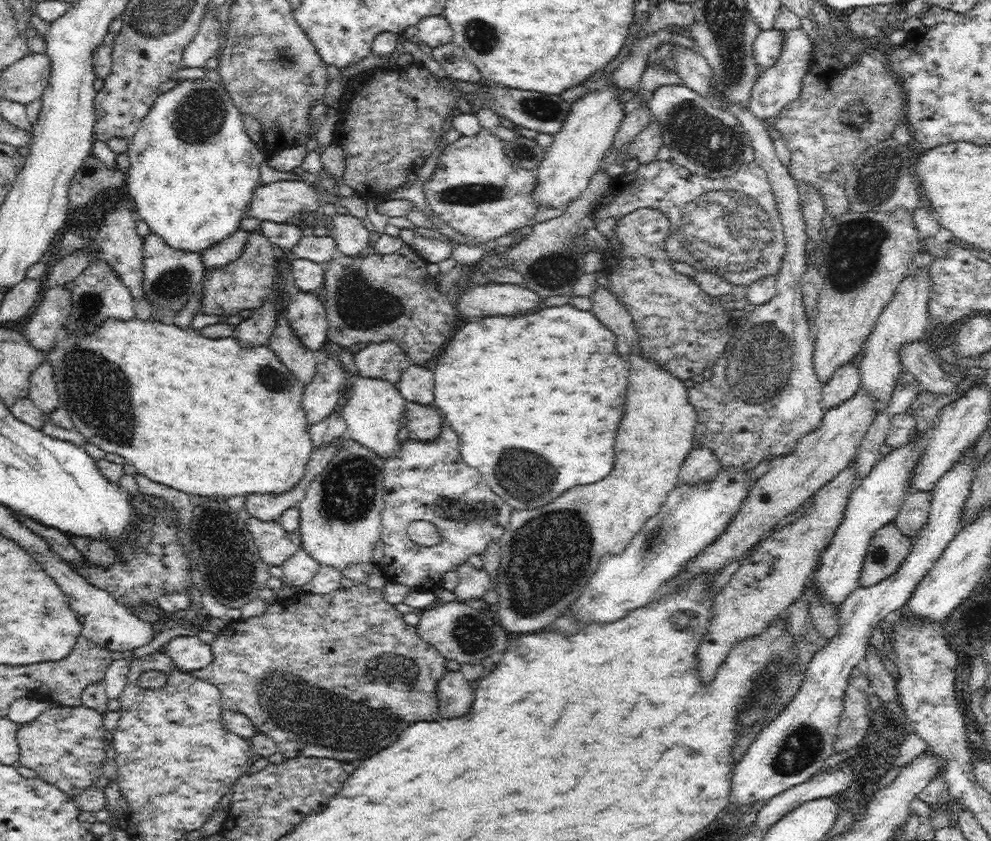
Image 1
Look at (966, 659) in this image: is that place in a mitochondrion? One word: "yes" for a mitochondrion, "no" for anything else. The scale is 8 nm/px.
no

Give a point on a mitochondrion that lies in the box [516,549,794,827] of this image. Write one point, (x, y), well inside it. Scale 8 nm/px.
(773, 686)

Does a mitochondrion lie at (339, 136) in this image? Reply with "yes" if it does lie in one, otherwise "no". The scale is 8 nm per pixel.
no

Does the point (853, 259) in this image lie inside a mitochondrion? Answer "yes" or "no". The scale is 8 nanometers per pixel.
yes

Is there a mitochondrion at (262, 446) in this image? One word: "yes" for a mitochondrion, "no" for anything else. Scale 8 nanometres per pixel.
no

